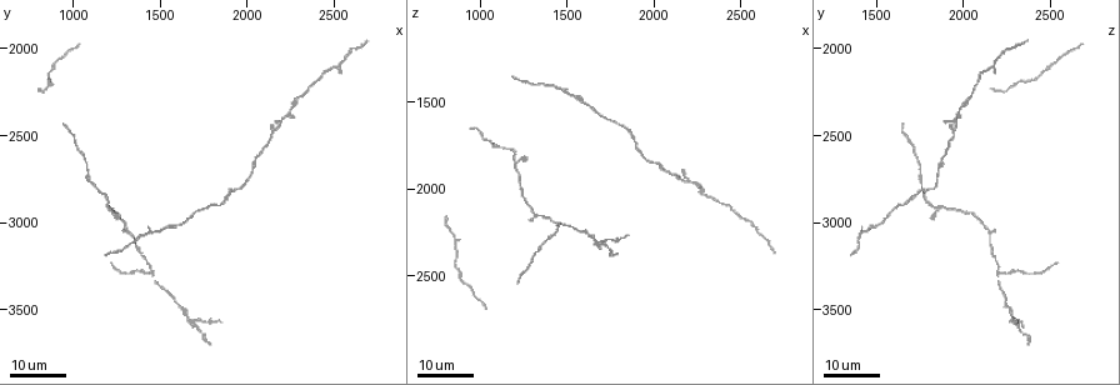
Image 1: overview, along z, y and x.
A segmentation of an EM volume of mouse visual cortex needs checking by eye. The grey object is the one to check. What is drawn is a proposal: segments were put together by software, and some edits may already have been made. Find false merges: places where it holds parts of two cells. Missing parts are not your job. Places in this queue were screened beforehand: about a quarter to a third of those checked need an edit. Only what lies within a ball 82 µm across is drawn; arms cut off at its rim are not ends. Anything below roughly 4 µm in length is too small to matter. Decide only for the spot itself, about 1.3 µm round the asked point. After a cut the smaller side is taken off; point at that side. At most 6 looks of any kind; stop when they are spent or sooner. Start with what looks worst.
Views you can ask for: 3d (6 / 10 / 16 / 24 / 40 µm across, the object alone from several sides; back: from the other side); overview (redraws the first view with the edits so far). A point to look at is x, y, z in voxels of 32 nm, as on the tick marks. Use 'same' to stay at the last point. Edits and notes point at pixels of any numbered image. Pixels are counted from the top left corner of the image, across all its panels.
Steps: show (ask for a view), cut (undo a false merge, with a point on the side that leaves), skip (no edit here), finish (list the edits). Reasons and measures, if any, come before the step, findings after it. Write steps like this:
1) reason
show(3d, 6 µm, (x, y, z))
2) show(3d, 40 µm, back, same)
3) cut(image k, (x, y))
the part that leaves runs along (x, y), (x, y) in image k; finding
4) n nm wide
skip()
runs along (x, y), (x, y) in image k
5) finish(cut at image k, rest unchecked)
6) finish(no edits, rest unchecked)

four or more arms meet
show(3d, 16 µm, (1680, 3580, 2320))

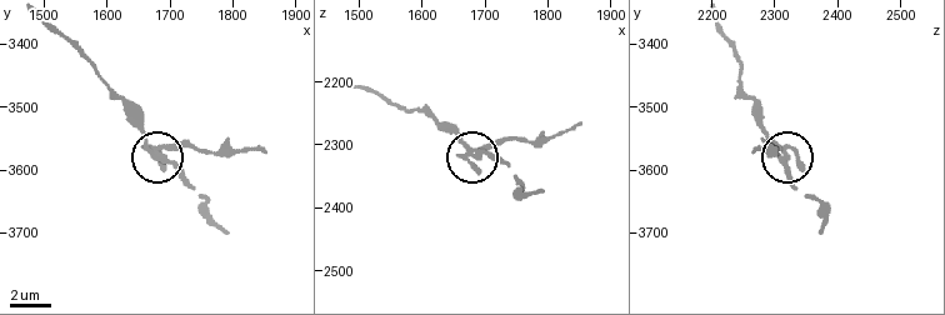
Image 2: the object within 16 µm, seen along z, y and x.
show(3d, 6 µm, (1695, 3580, 2310))

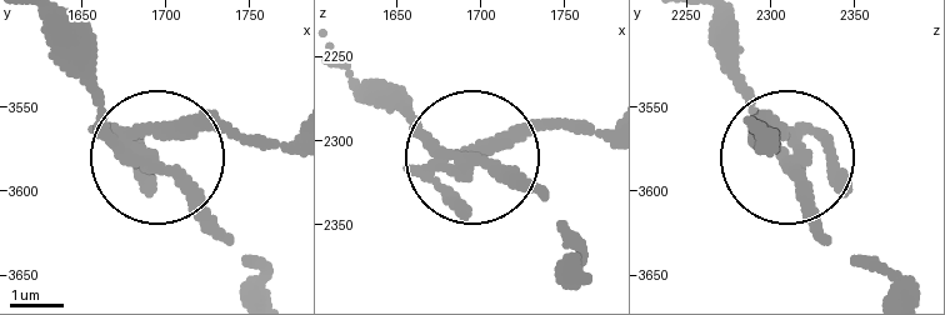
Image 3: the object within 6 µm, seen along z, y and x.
side arm 6 µm
cut(image 3, (209, 124))
the part that leaves runs along (150, 156), (185, 134), (293, 146) in image 3; a second cell is stuck on

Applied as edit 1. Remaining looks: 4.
two arms in line, one across
show(3d, 16 µm, (1180, 2900, 1840))

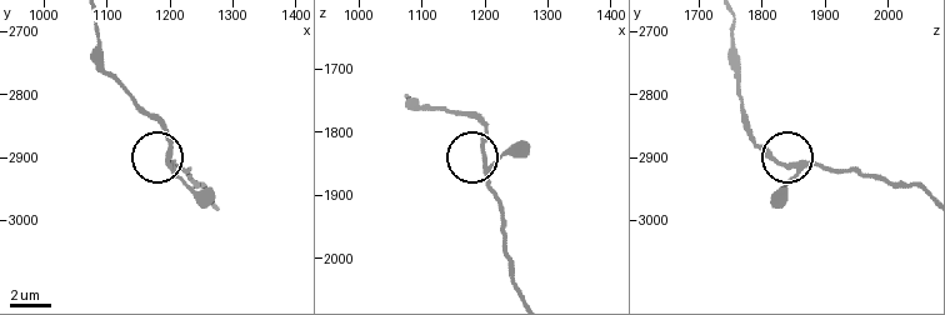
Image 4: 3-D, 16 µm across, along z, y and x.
zoom in
show(3d, 6 µm, (1200, 2910, 1850))

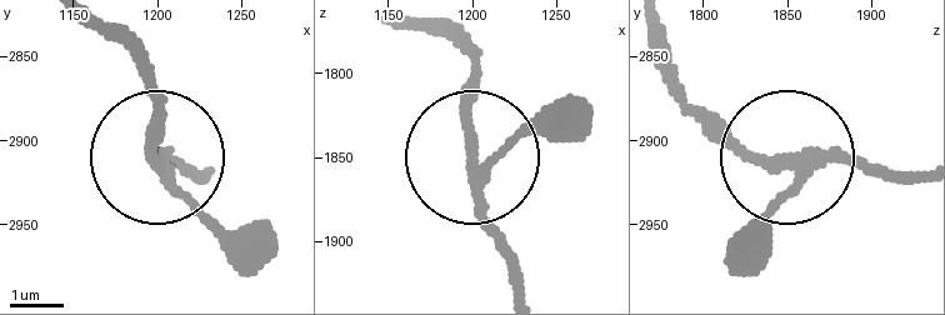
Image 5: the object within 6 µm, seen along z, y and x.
3 arms
skip()
continuous, no second cell

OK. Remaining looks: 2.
show(3d, 24 µm, (1460, 3280, 2220))

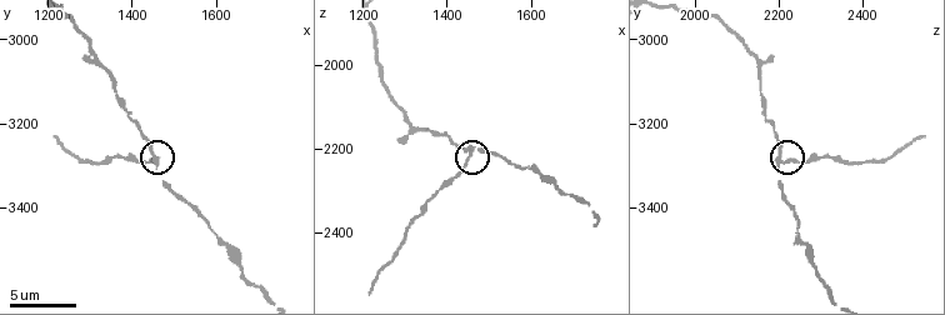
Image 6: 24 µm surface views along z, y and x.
show(3d, 6 µm, (1455, 3295, 2210))

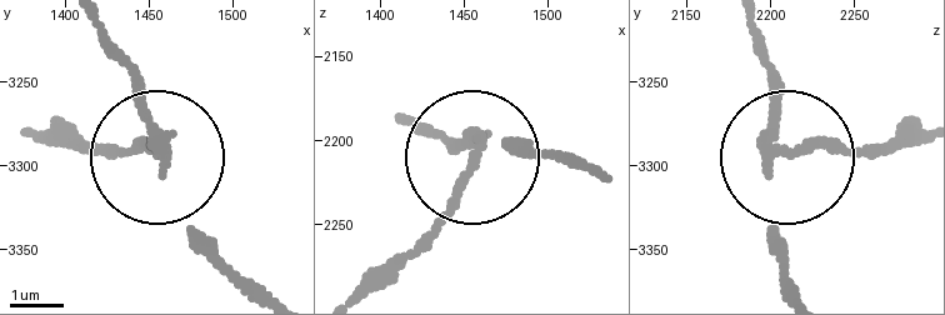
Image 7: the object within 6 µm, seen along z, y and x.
cut(image 7, (121, 151))
the part that leaves runs along (159, 155), (51, 141) in image 7; a second cell is stuck on

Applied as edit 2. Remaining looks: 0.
finish(cut at image 3, cut at image 7, rest unchecked)

